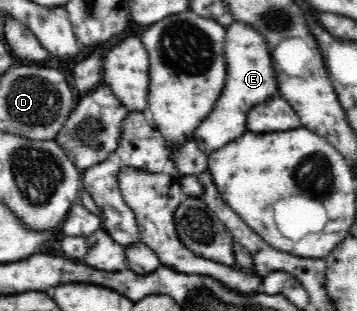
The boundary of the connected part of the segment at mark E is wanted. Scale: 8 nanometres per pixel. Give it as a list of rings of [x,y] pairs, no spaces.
[[[233,21],[233,25],[226,27],[225,63],[227,63],[227,83],[223,87],[221,95],[215,103],[213,111],[197,126],[194,131],[194,140],[198,146],[207,153],[215,149],[221,149],[237,137],[241,137],[247,131],[247,114],[249,109],[265,99],[275,97],[277,93],[277,81],[275,81],[275,69],[273,52],[266,43],[266,38],[259,33],[253,25],[245,25],[242,21]]]

